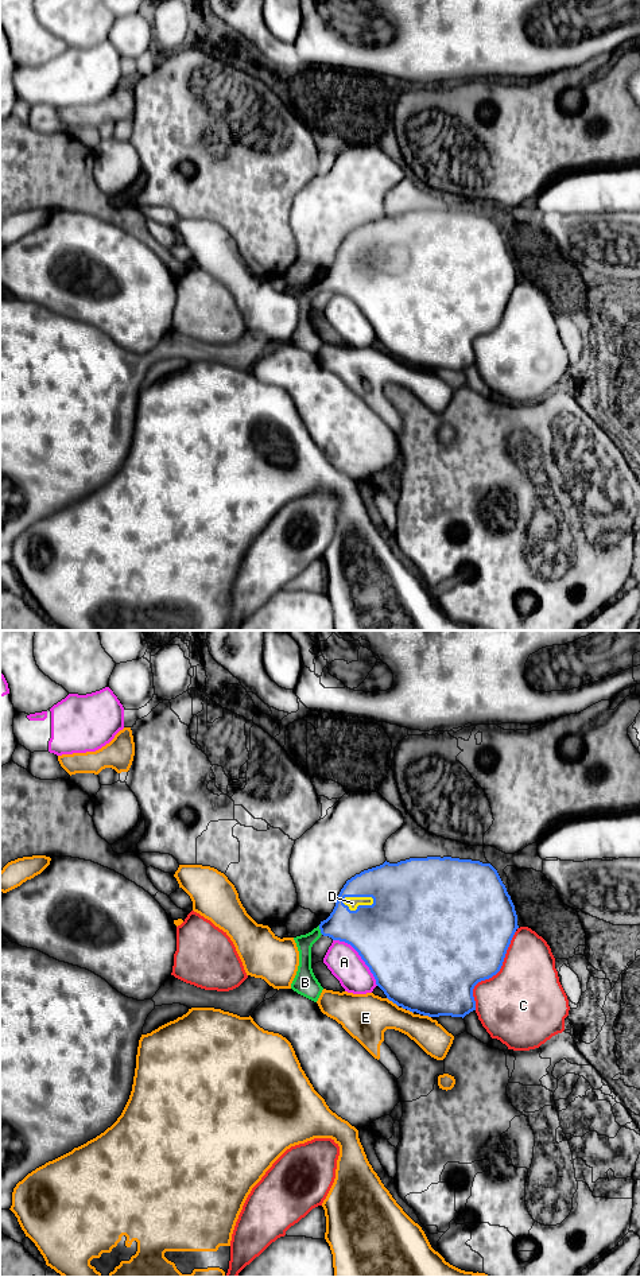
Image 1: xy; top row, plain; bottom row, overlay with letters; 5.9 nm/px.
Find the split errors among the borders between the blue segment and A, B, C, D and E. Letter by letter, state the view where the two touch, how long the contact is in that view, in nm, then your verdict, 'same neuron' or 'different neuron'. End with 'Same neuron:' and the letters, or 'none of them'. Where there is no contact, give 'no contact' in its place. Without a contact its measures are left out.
A: meets blue in xy; contact 380 nm long; different neuron
B: meets blue in xy; contact 60 nm long; same neuron
C: meets blue in xy; contact 550 nm long; different neuron
D: meets blue in xy; contact 190 nm long; same neuron
E: meets blue in xy; contact 90 nm long; different neuron
Same neuron: B, D

